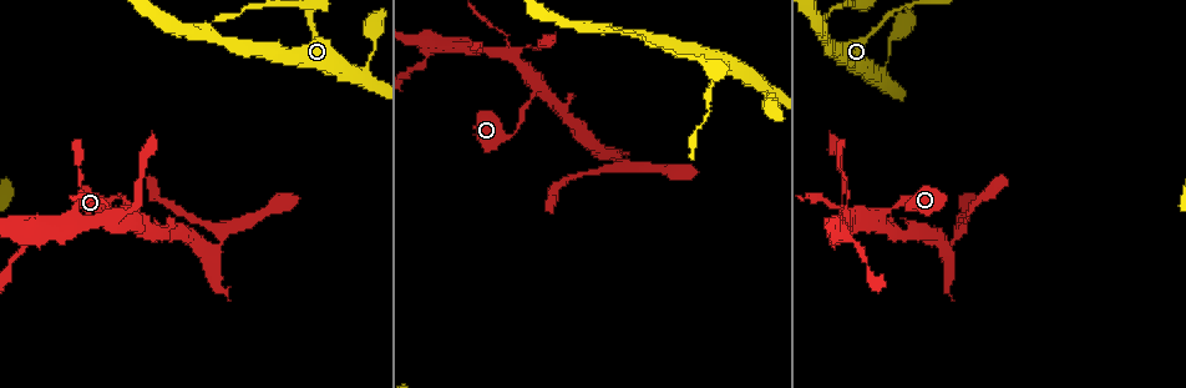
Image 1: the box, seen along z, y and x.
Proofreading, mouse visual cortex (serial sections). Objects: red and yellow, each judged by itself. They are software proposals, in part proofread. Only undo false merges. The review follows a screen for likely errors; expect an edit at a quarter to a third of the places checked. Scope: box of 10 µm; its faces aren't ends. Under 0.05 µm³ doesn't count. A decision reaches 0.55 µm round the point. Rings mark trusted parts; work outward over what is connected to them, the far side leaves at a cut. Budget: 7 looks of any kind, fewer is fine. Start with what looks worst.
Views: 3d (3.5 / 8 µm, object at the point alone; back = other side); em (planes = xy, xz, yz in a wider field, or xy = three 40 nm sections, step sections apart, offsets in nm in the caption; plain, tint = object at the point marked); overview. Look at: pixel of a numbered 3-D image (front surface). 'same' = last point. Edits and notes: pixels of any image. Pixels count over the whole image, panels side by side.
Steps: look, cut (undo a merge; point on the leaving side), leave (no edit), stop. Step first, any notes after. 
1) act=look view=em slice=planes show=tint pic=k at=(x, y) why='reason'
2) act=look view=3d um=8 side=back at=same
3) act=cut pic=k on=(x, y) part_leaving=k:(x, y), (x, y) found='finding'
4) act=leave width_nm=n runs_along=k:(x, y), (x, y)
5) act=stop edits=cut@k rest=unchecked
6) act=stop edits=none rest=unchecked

act=look view=3d um=8 side=back pic=1 at=(213, 35) why='sharp bend'

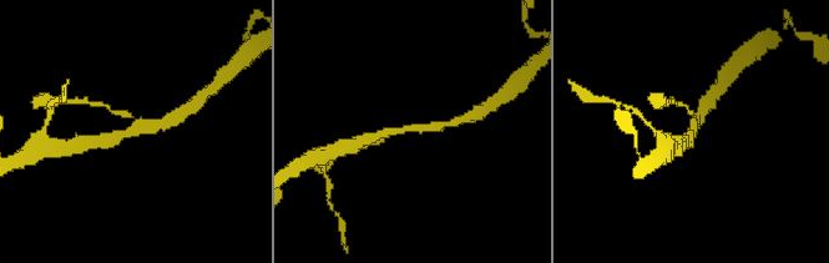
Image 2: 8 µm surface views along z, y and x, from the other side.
act=look view=3d um=3.5 at=same

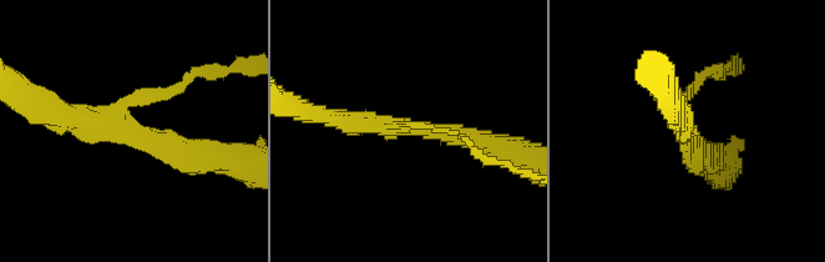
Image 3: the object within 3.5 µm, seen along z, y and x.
act=leave arms=3 arm_widths_nm=100,250,300 runs_along=3:(200, 155), (50, 109) found='all the same cell'

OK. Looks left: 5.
act=look view=3d um=3.5 side=back pic=1 at=(110, 218) why='thin arm on a thick one'

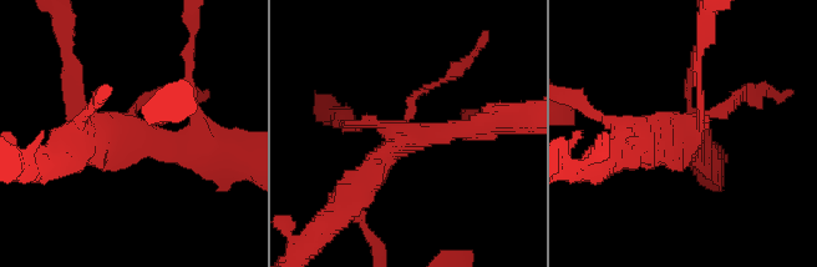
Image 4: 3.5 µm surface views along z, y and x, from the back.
act=look view=em slice=xy step=2 show=tint pic=4 at=(686, 131) why='shape alone is not enough'

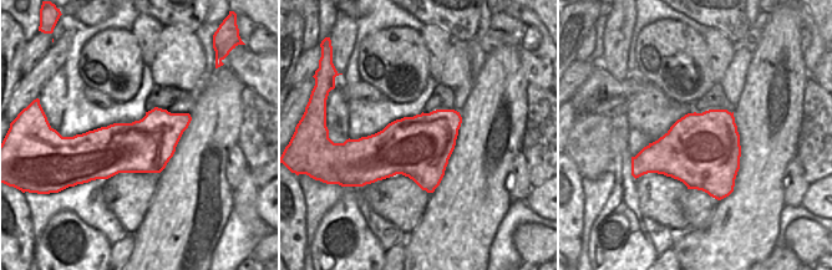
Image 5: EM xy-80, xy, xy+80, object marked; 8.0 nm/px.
act=look view=em slice=planes show=tint at=same why='cut it another way'

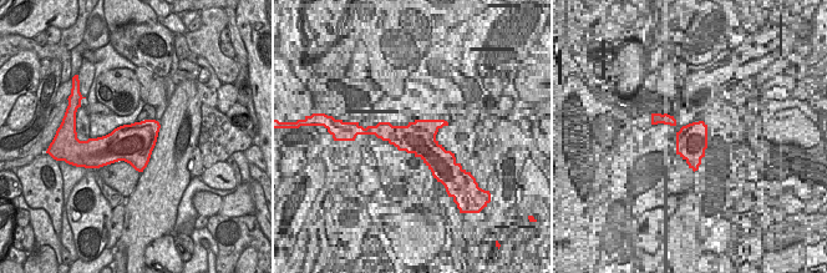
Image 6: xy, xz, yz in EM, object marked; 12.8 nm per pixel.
act=leave found='continuous, no second cell'

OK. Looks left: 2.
act=look view=3d um=3.5 pic=1 at=(960, 231) why='side arm on a straight run'

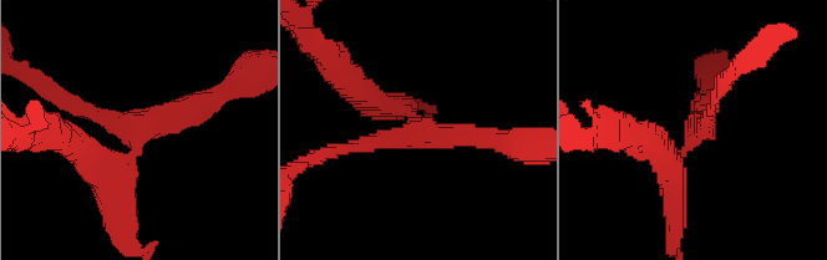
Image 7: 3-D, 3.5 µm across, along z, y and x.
act=look view=em slice=xy step=5 show=tint pic=7 at=(700, 133) arms=3 arm_widths_nm=150,300,300

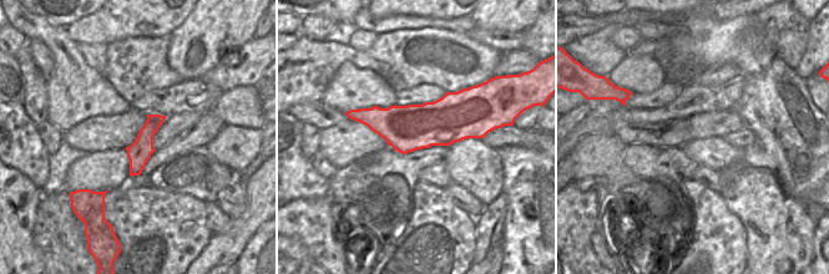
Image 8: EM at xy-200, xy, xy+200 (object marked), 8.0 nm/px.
act=cut pic=7 on=(414, 134) found='a second cell is stuck on'

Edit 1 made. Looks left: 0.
act=stop edits=cut@7 rest=unchecked

